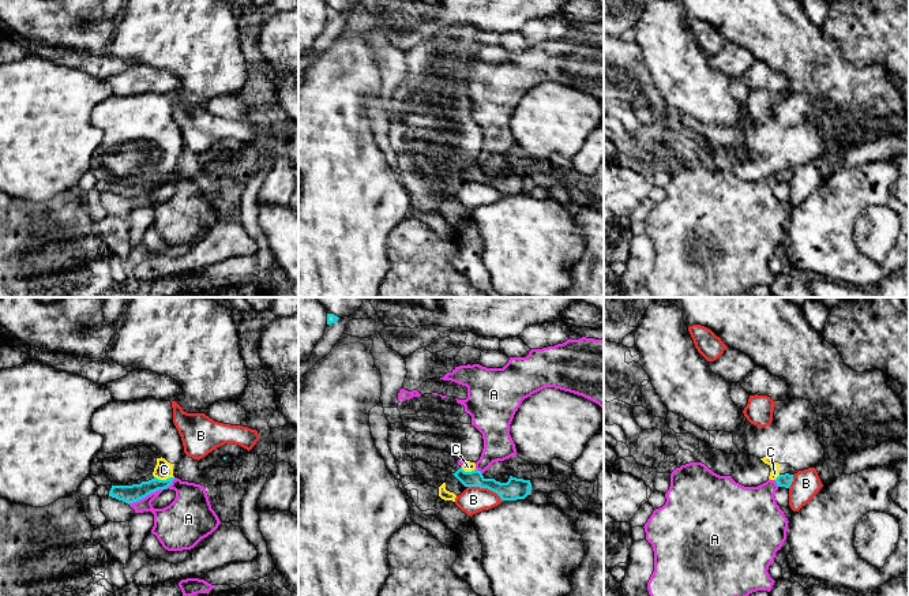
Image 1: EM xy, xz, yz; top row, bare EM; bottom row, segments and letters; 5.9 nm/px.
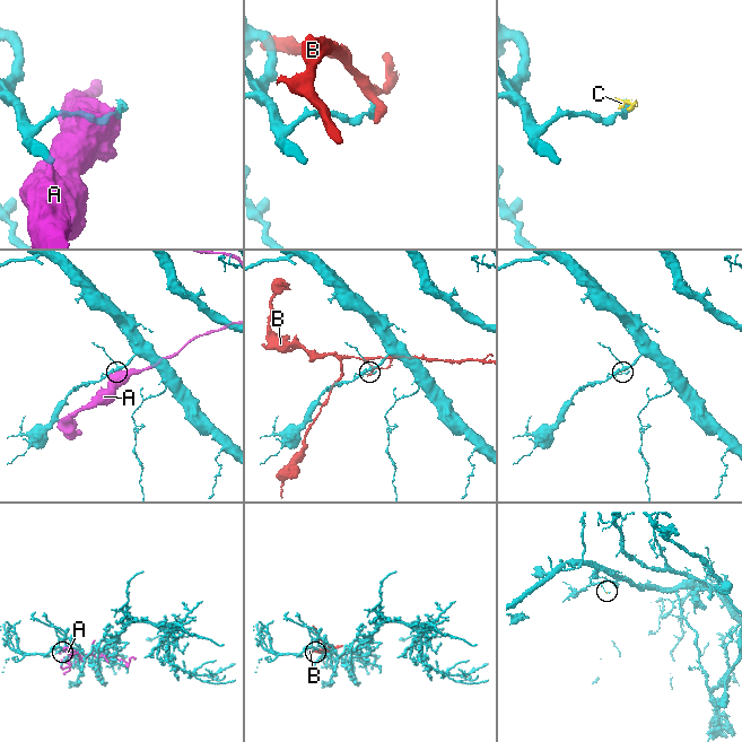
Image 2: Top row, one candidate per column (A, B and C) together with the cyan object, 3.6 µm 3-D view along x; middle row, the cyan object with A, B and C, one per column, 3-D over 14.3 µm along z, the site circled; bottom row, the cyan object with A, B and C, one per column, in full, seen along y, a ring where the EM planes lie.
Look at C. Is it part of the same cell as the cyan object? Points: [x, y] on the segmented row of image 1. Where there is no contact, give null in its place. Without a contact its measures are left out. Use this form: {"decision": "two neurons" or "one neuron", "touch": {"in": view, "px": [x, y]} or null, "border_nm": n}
{"decision": "two neurons", "touch": {"in": "xy", "px": [164, 480]}, "border_nm": 120}

